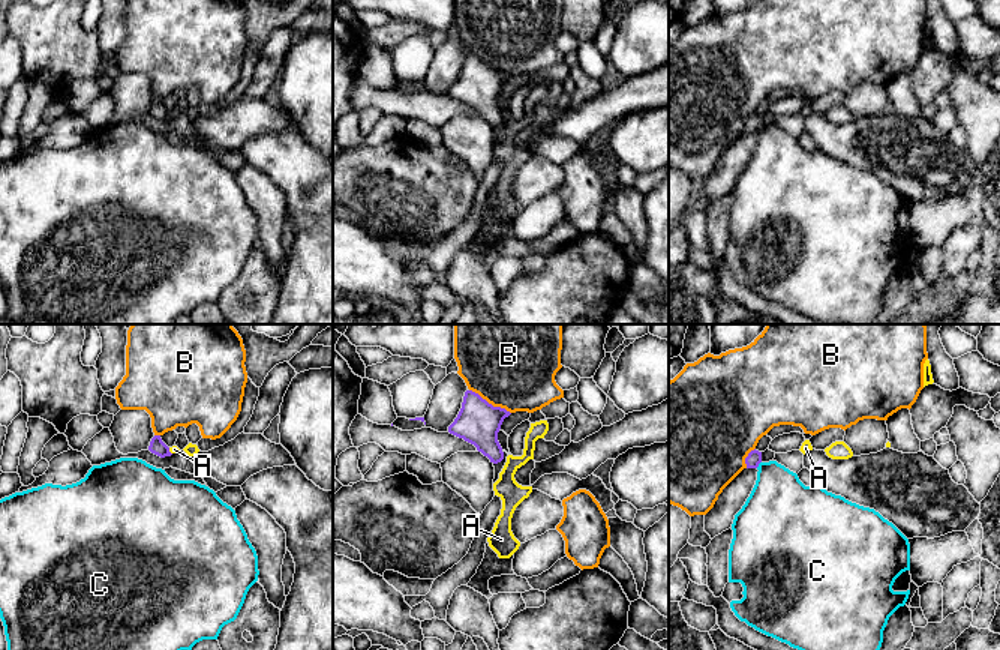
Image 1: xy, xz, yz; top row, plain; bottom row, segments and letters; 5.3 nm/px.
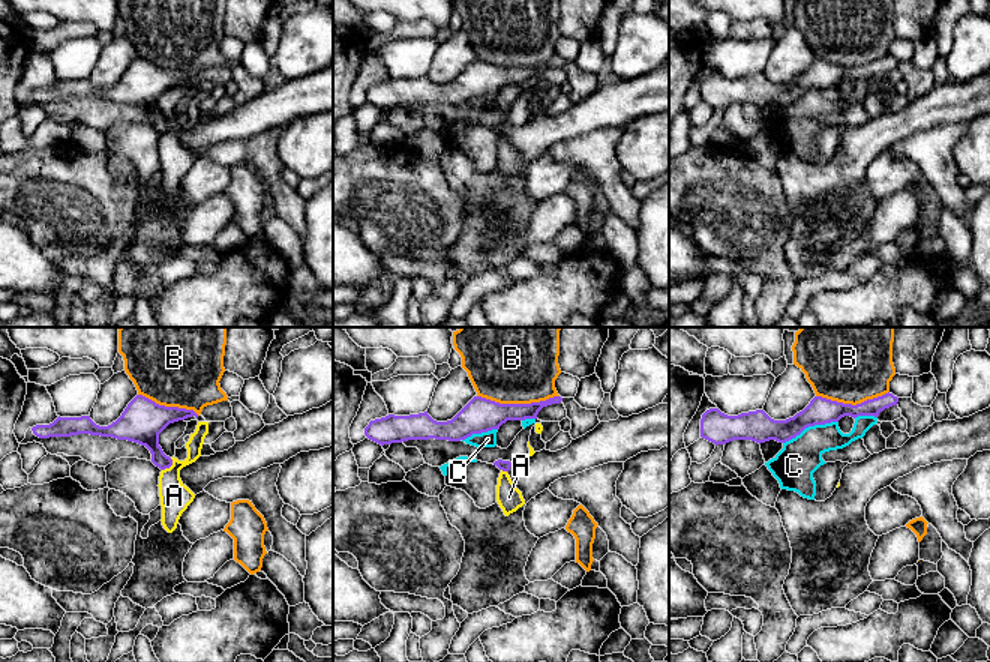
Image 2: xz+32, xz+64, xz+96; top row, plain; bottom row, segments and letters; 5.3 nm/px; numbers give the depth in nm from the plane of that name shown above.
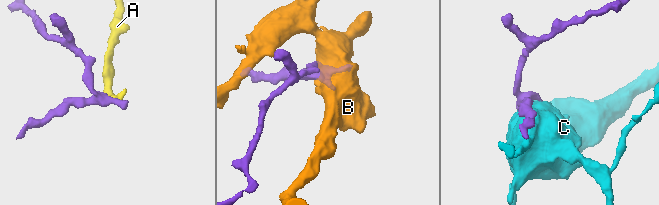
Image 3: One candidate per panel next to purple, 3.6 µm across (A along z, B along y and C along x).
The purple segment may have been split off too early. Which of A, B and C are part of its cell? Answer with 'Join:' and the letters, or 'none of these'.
Join: none of these

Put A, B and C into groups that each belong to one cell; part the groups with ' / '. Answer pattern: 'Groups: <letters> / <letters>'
Groups: A / B / C

